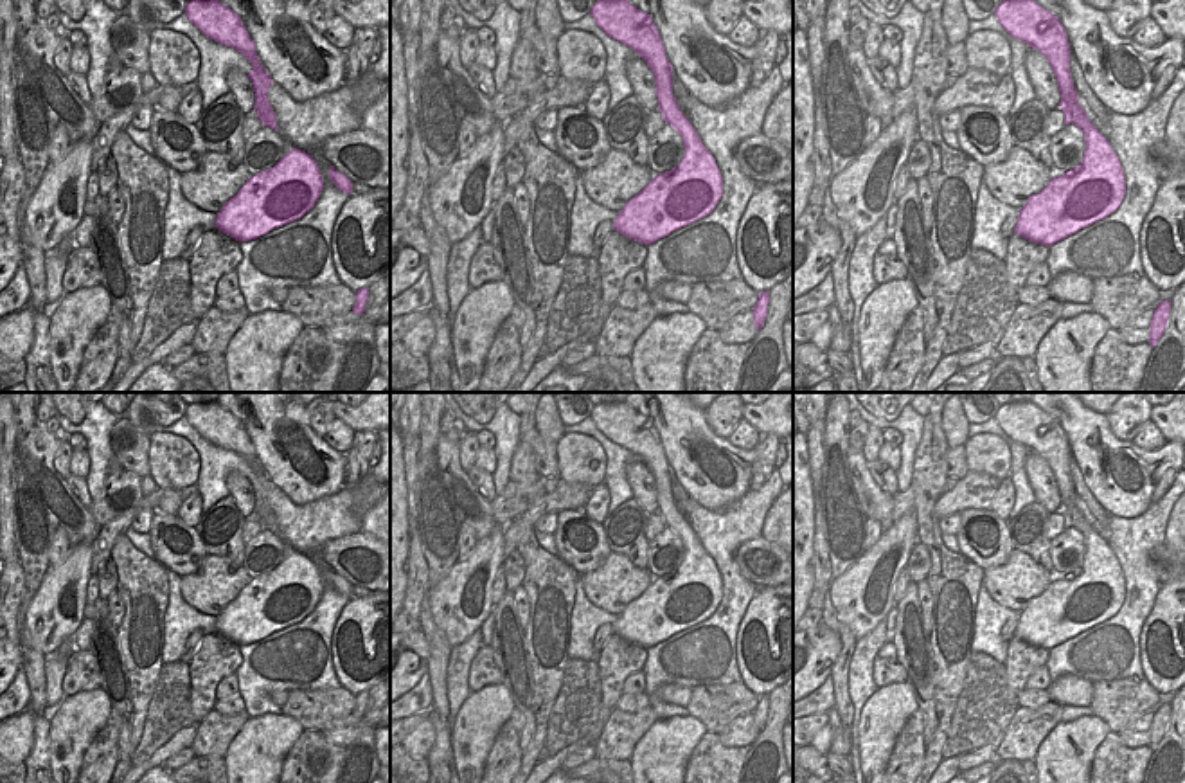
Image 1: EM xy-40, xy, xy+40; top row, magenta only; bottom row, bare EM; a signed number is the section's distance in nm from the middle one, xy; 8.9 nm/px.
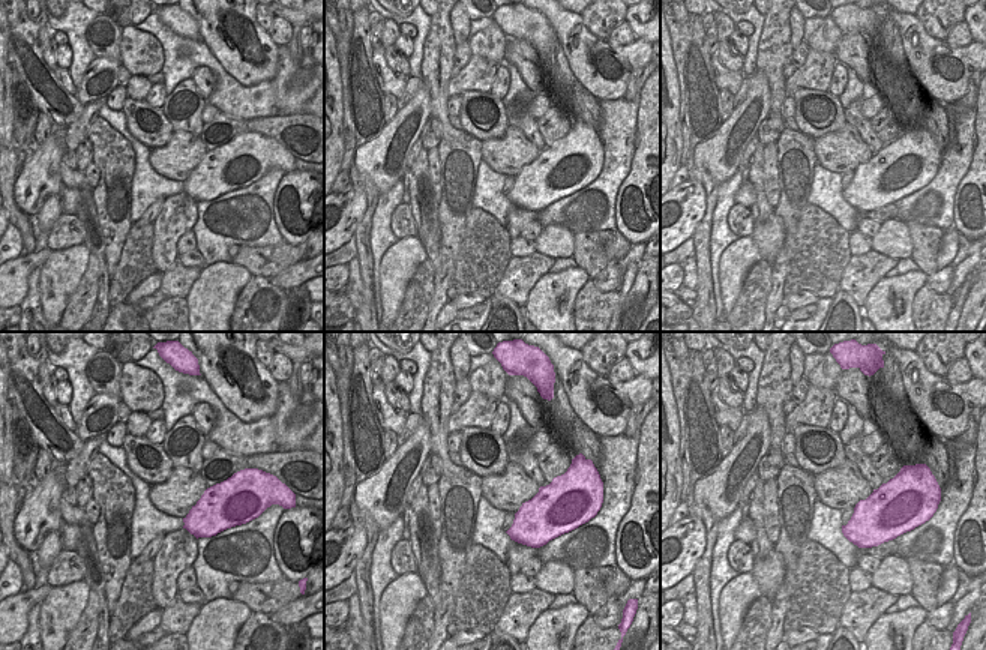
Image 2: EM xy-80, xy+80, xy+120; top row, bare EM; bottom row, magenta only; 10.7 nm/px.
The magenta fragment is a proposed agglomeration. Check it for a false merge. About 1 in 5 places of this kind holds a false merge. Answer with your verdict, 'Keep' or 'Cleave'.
Keep

